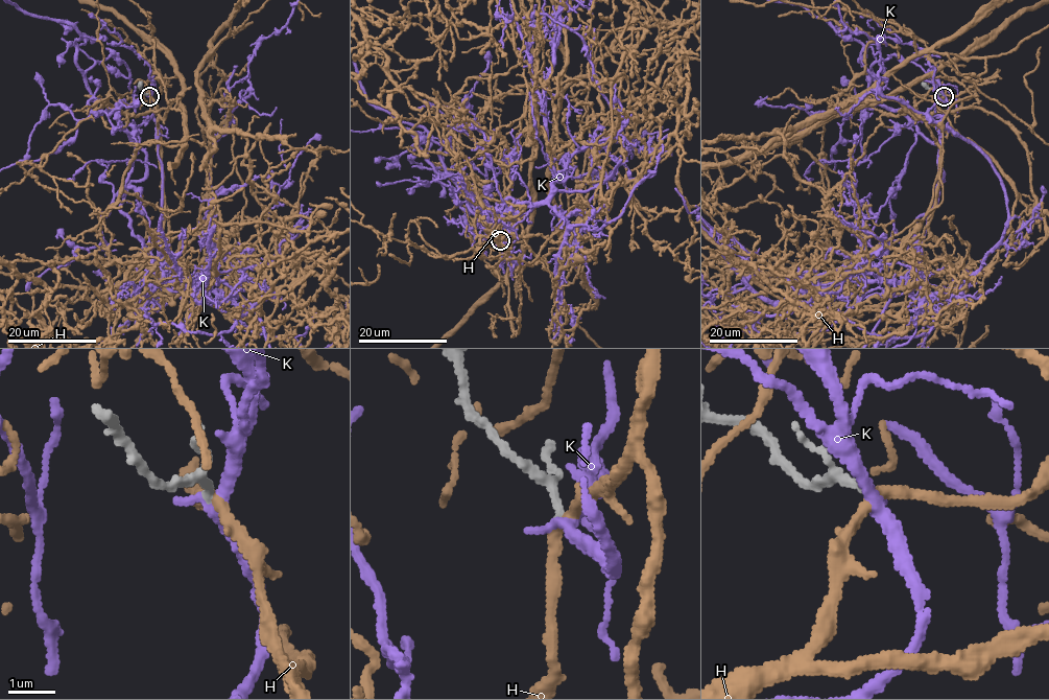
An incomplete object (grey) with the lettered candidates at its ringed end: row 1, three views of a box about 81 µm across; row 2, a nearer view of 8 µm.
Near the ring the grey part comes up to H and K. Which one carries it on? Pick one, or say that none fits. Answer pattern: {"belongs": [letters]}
{"belongs": ["K"]}

